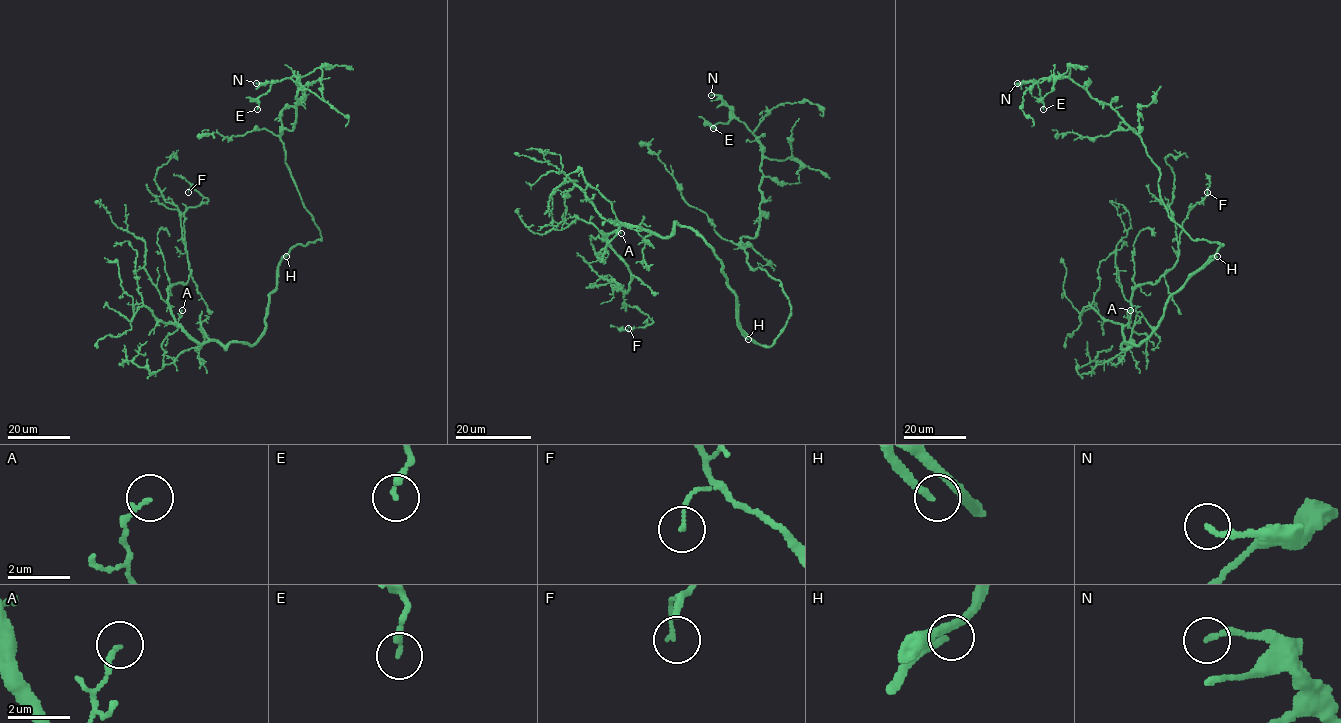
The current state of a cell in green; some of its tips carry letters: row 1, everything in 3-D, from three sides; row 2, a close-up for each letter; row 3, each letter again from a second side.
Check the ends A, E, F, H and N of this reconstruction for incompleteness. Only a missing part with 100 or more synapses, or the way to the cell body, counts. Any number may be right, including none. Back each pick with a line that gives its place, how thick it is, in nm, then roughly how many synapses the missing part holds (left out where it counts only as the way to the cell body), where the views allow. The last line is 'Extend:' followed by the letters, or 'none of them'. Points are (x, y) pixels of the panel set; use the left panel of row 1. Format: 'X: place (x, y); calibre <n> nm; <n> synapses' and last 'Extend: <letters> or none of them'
H: place (286, 256); calibre 200 nm
Extend: H

